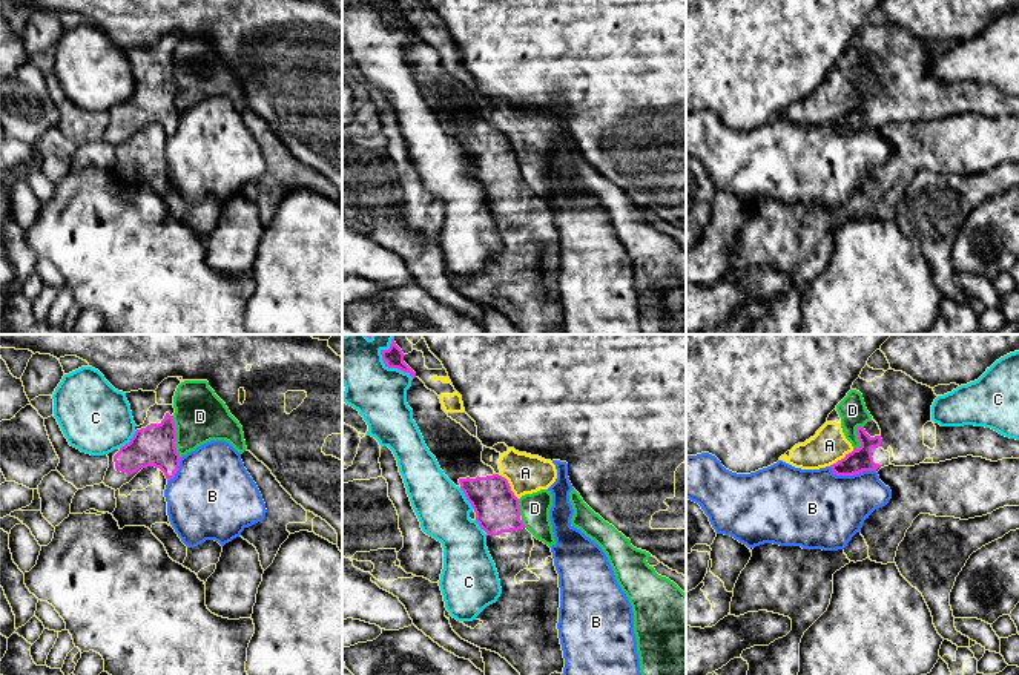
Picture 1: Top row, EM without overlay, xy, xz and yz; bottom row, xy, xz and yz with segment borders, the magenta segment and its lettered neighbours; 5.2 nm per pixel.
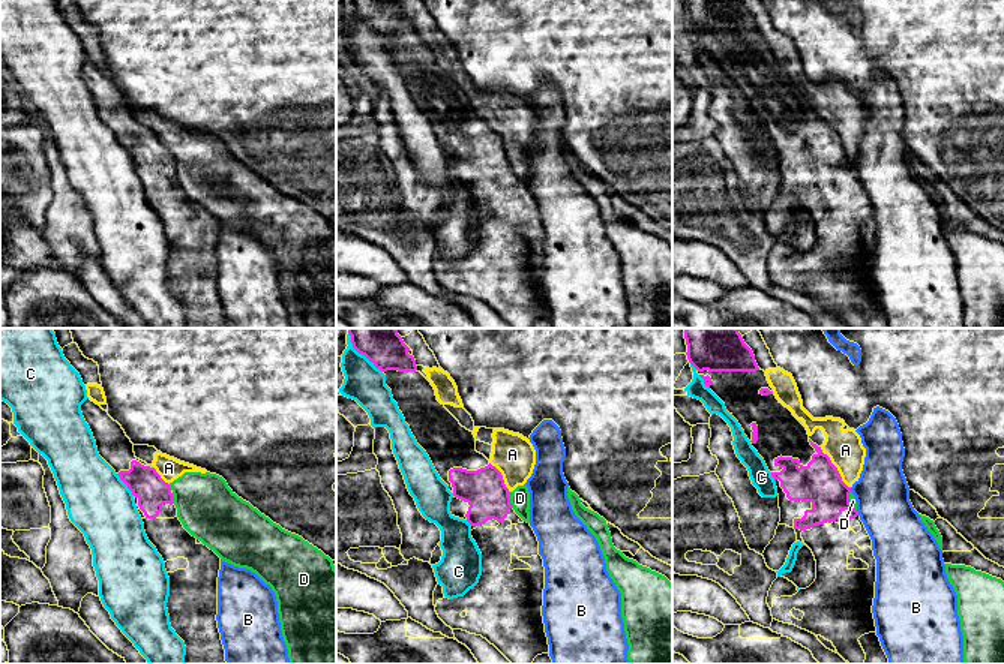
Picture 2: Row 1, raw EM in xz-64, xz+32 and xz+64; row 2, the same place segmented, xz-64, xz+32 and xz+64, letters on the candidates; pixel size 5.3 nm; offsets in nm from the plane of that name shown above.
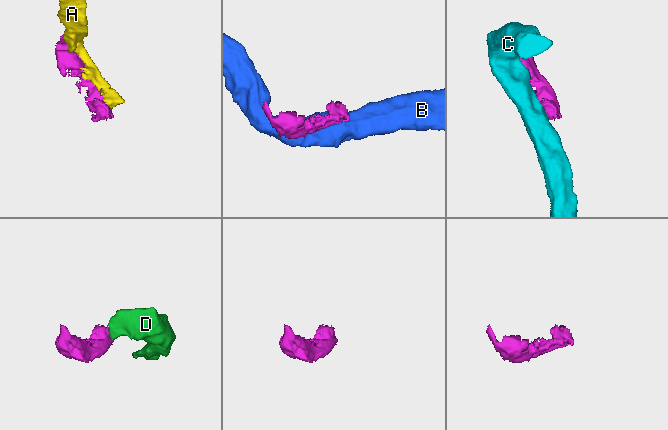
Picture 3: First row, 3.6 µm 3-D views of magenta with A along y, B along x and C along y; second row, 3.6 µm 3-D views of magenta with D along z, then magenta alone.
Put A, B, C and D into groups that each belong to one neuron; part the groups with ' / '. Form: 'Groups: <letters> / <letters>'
Groups: A D / B / C

